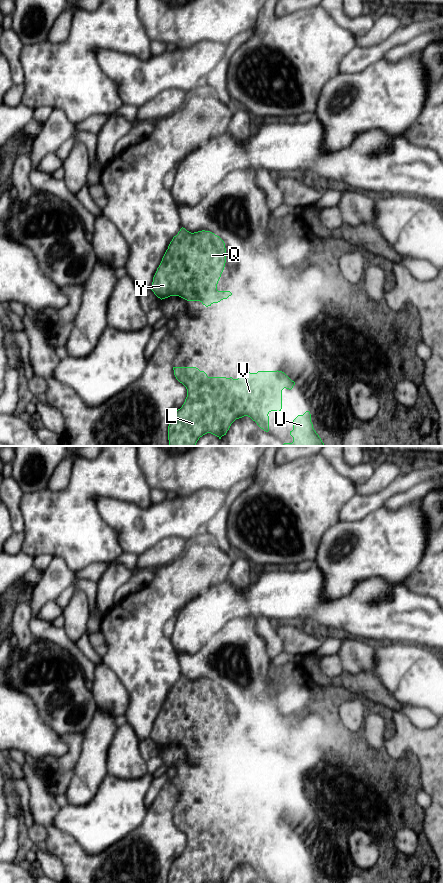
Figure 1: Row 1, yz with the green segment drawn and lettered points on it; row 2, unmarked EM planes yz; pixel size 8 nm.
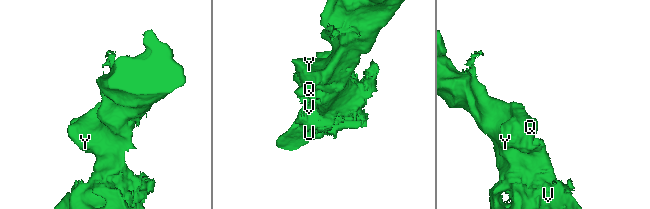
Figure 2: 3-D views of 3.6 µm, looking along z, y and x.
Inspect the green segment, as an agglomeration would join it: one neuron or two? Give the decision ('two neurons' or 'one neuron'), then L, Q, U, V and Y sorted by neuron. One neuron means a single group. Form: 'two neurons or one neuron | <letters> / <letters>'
one neuron | L Q U V Y

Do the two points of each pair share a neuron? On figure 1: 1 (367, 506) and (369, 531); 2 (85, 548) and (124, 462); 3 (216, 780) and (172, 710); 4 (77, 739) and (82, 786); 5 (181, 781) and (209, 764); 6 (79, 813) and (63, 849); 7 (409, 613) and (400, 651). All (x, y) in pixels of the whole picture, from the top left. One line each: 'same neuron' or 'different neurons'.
1: different neurons
2: same neuron
3: same neuron
4: different neurons
5: same neuron
6: different neurons
7: different neurons

